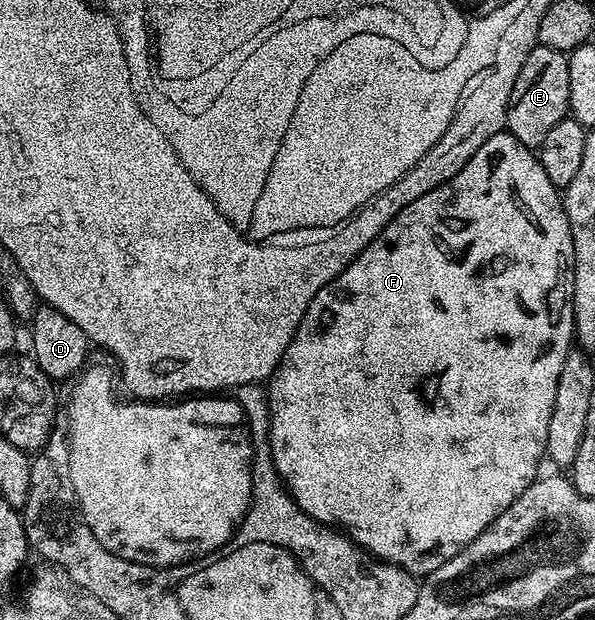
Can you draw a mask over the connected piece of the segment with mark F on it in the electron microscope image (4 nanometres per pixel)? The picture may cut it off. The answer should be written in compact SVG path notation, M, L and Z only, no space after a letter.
M506 132L497 136L489 136L489 140L485 140L485 144L481 144L481 148L477 148L477 152L473 152L469 164L465 164L465 168L461 168L451 178L446 179L445 184L433 188L433 192L425 192L425 196L413 200L413 204L405 204L405 208L401 208L401 212L397 212L397 216L393 216L391 223L350 262L345 268L345 272L338 274L329 284L325 284L325 288L321 288L321 292L317 292L317 296L313 296L289 348L285 348L274 374L269 379L269 385L266 387L267 404L271 408L269 441L273 464L275 471L283 479L284 486L291 493L297 505L306 514L313 516L313 520L345 532L352 542L362 546L368 554L378 558L379 561L391 562L394 566L400 566L401 569L416 576L431 574L437 568L441 568L441 564L453 560L453 556L457 556L457 552L464 550L473 540L477 540L477 536L481 536L481 532L485 532L489 528L489 524L493 524L493 520L497 520L497 516L501 516L501 512L505 512L505 508L509 508L509 504L513 504L513 500L517 500L517 496L521 496L521 492L525 492L525 488L529 488L529 484L533 484L536 478L540 477L539 465L545 462L546 436L549 433L549 418L553 413L553 402L557 395L557 380L561 375L561 368L565 365L567 354L573 349L575 336L575 321L573 320L574 263L573 236L569 228L569 216L565 216L560 187L555 186L553 180L549 180L549 176L545 176L545 168L541 168L538 153L532 147L521 144L521 140L517 140Z

